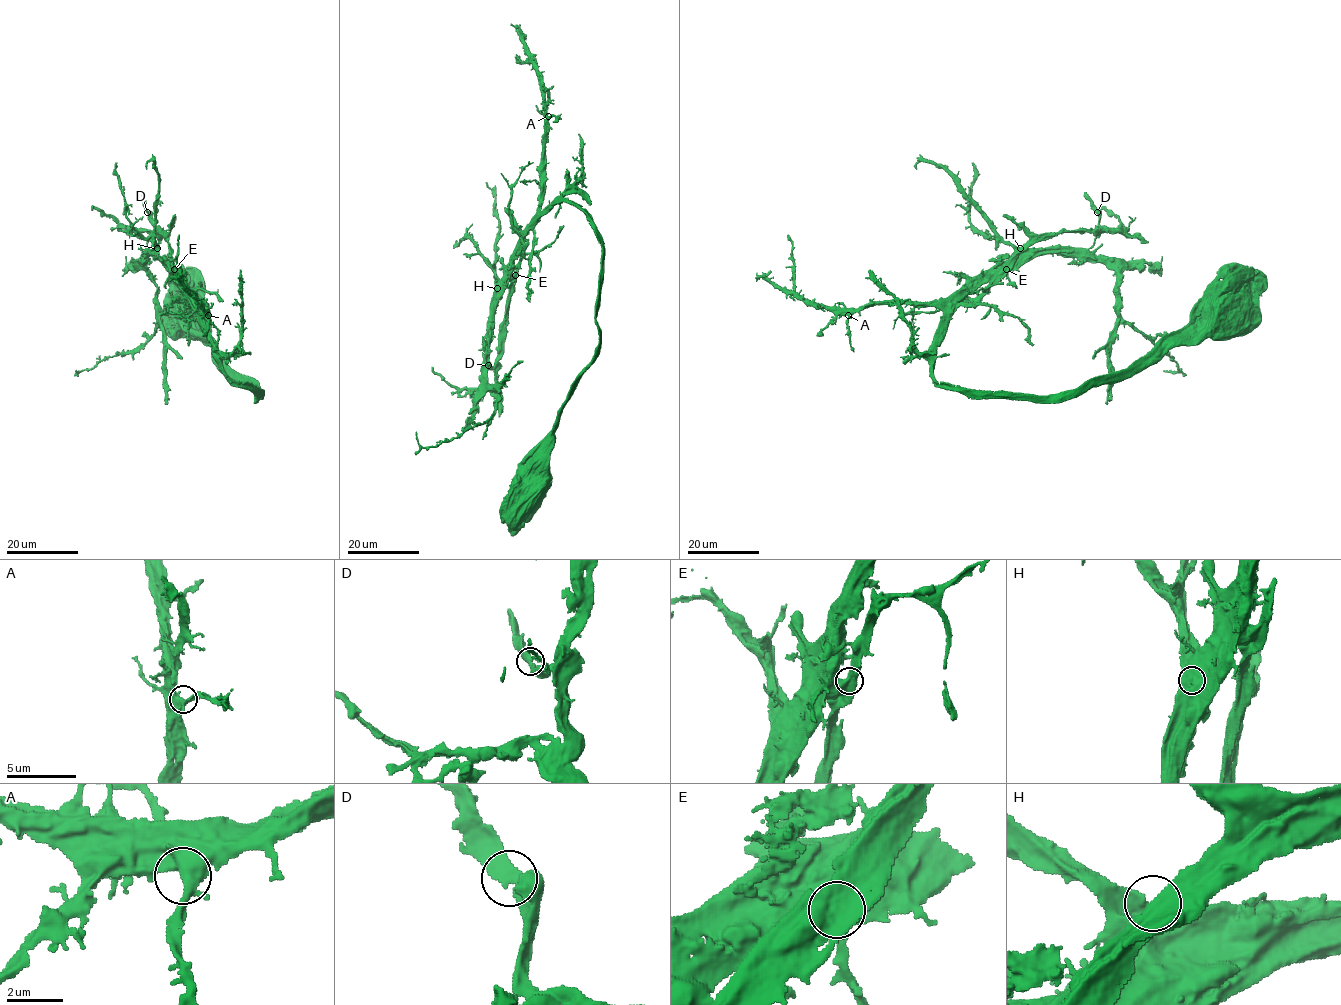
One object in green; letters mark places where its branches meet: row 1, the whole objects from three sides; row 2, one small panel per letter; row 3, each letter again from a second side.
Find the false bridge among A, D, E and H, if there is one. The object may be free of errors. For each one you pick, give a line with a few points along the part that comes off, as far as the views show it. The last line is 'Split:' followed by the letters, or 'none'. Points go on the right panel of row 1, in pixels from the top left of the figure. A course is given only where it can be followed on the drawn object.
E: foreign part runs (1007, 269), (1007, 266), (1035, 241), (1063, 232), (1115, 232), (1120, 227), (1120, 220), (1106, 209), (1098, 210)
Split: E

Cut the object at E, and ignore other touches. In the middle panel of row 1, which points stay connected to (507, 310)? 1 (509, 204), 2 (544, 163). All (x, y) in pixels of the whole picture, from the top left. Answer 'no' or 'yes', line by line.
1: yes
2: no

